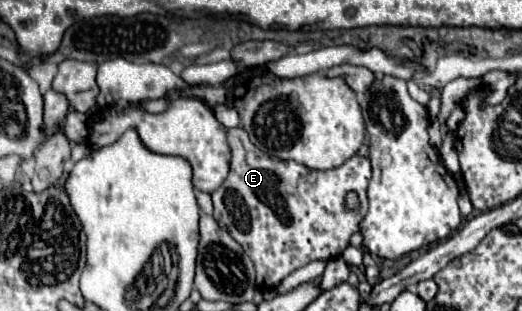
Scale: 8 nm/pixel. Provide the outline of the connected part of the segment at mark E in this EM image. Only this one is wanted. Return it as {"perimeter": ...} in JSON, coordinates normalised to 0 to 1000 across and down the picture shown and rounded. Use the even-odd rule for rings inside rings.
{"perimeter":[[[466,408],[435,415],[435,460],[443,473],[443,543],[435,576],[420,608],[404,621],[408,640],[408,698],[431,723],[435,749],[469,801],[469,814],[489,846],[492,871],[492,929],[511,936],[527,929],[554,878],[584,859],[596,839],[630,839],[649,826],[676,749],[688,743],[688,717],[703,691],[703,595],[711,576],[711,524],[699,498],[676,498],[653,537],[630,550],[592,543],[569,518],[542,518],[515,492],[492,479]],[[680,614],[692,640],[688,678],[661,672],[661,627]]]}

